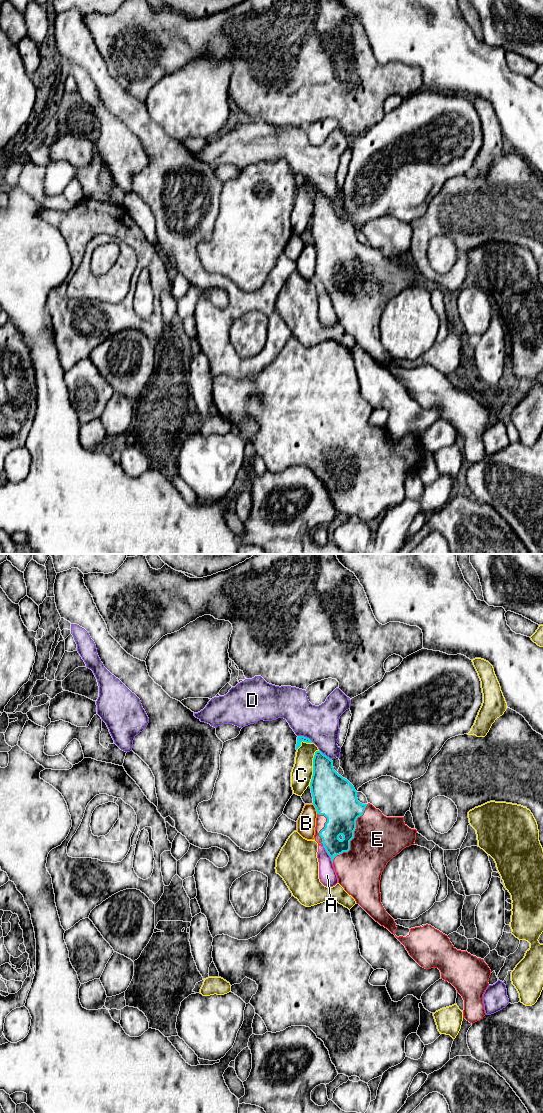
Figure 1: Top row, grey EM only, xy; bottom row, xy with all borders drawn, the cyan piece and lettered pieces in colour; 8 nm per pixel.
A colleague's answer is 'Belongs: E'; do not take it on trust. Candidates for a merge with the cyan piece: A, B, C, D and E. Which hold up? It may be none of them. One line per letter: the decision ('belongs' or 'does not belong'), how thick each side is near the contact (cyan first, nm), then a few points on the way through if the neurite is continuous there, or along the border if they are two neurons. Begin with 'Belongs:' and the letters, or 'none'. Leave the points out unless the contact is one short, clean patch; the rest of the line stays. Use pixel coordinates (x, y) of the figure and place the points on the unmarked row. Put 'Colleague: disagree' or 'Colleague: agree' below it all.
Belongs: E
A: does not belong; calibres 170 and 140 nm; border xy (322, 286), (332, 303)
B: does not belong; calibres 340 and 160 nm; border xy (312, 243), (317, 253)
C: does not belong; calibres 300 and 170 nm
D: does not belong; calibres 50 and 300 nm
E: belongs; calibres 280 and 380 nm
Colleague: agree

